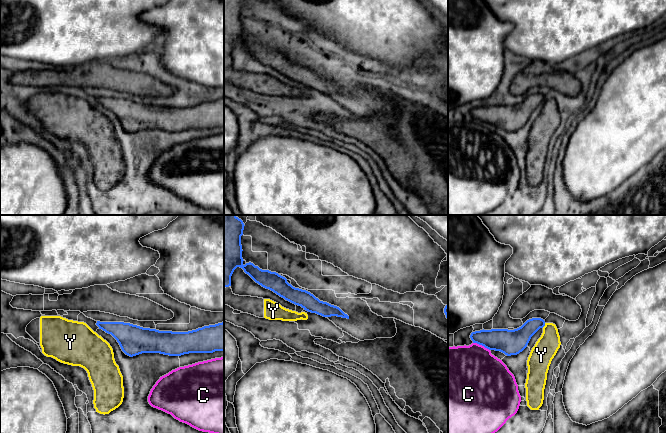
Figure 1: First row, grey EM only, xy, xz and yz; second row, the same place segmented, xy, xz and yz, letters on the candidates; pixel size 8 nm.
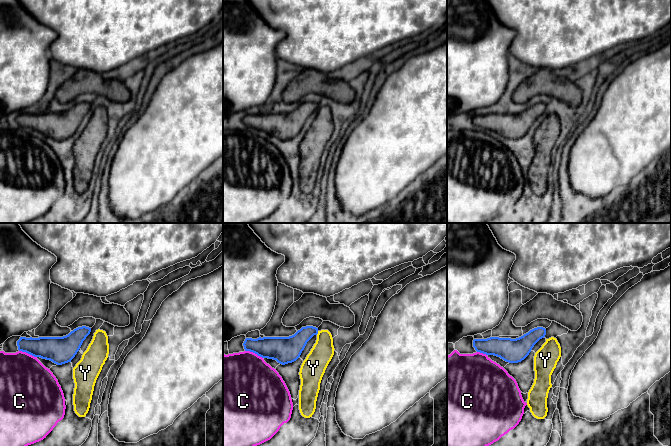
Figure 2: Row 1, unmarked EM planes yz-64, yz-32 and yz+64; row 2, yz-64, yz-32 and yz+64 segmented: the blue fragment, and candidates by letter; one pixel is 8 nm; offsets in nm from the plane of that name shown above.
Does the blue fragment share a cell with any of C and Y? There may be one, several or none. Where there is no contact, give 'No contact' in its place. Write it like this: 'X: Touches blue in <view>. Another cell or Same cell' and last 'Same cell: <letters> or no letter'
C: Touches blue in yz. Another cell
Y: Touches blue in yz. Same cell
Same cell: Y

